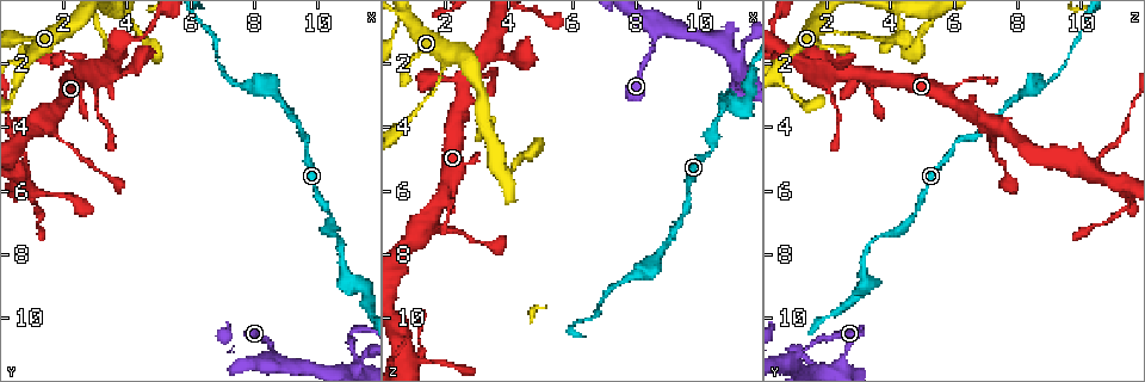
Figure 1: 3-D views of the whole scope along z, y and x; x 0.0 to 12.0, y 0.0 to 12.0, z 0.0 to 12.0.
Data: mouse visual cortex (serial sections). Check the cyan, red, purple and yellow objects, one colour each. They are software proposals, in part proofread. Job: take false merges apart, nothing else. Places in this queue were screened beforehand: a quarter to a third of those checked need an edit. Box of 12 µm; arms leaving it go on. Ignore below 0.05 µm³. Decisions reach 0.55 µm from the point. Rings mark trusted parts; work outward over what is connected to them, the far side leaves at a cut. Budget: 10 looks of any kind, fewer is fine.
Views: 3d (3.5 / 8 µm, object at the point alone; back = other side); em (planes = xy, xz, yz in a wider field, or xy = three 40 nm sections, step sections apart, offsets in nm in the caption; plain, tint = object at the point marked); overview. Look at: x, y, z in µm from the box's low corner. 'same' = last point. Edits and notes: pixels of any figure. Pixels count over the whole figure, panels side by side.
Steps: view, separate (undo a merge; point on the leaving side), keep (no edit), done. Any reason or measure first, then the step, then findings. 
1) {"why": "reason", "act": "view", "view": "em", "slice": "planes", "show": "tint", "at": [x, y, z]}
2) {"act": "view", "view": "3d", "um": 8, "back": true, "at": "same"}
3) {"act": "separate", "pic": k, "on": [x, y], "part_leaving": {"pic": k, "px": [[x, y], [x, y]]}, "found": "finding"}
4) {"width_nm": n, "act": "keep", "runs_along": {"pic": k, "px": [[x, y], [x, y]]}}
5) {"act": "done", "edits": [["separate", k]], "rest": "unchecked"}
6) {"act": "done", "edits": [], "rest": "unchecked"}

{"why": "thin arm on a thick one", "act": "view", "view": "3d", "um": 3.5, "at": [1.4, 3.8, 6.9]}

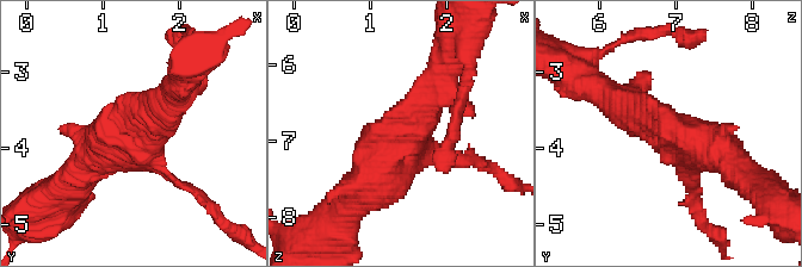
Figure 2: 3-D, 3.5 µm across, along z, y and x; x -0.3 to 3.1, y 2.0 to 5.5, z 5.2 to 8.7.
{"arms": 3, "arm_widths_nm": [150, 450, 600], "act": "view", "view": "em", "slice": "xy", "step": 5, "show": "tint", "at": [1.35, 3.80, 7.00]}

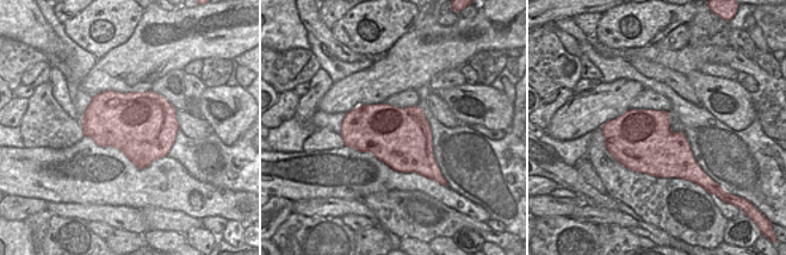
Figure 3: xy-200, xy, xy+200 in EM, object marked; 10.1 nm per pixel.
{"act": "keep", "runs_along": {"pic": 2, "px": [[438, 85], [358, 200]]}, "found": "continuous, no second cell"}

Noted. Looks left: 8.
{"why": "calibre changes", "act": "view", "view": "3d", "um": 3.5, "at": [1.9, 1.1, 2.3]}

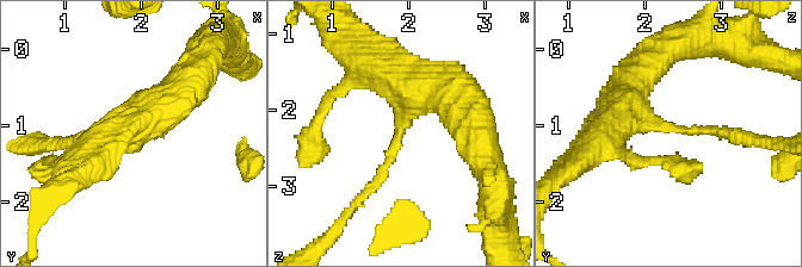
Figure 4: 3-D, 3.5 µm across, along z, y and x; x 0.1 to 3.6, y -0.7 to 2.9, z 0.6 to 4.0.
{"arm_widths_nm": [150, 500], "act": "view", "view": "em", "slice": "xy", "step": 1, "show": "tint", "at": [1.90, 1.05, 2.25]}

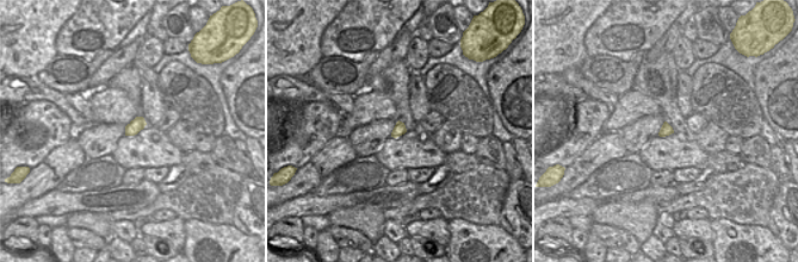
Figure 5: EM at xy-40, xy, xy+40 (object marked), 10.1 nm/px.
{"act": "keep", "runs_along": {"pic": 4, "px": [[610, 128], [622, 113], [732, 135]]}, "found": "one cell here"}

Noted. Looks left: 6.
{"why": "thick turns thin", "act": "view", "view": "3d", "um": 3.5, "at": [7.7, 2.8, 8.8]}

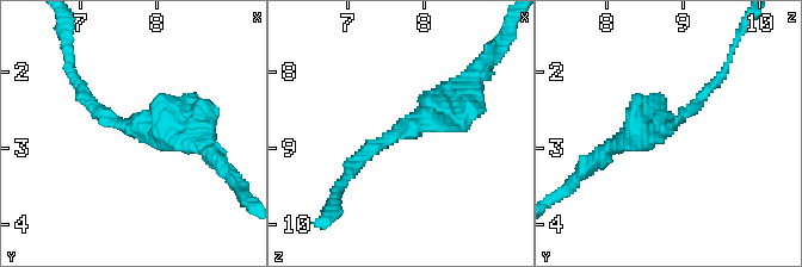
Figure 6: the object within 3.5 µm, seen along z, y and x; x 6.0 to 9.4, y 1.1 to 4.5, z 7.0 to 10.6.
{"arm_widths_nm": [200, 400], "act": "view", "view": "em", "slice": "planes", "show": "plain", "at": [7.65, 2.70, 8.80]}

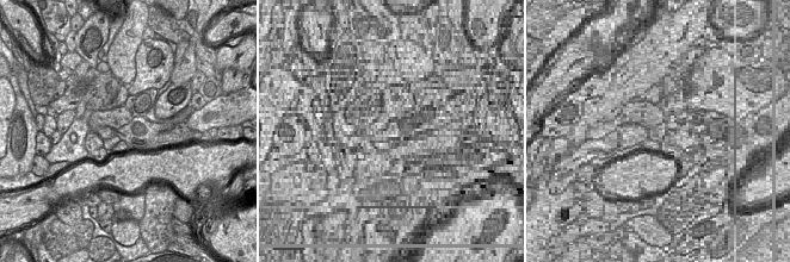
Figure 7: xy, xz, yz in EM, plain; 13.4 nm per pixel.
{"why": "with the object marked", "act": "view", "view": "em", "slice": "planes", "show": "tint", "at": "same"}

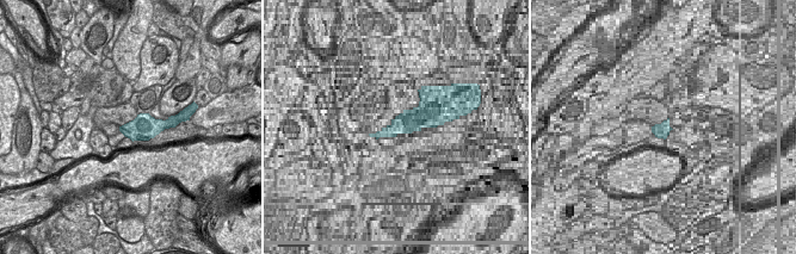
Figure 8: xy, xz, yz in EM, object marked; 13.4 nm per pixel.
{"act": "keep", "runs_along": {"pic": 6, "px": [[467, 88], [371, 147], [350, 178]]}, "found": "continuous, no second cell"}

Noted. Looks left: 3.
{"why": "abrupt turn", "act": "view", "view": "3d", "um": 3.5, "back": true, "at": [11.0, 10.4, 2.9]}

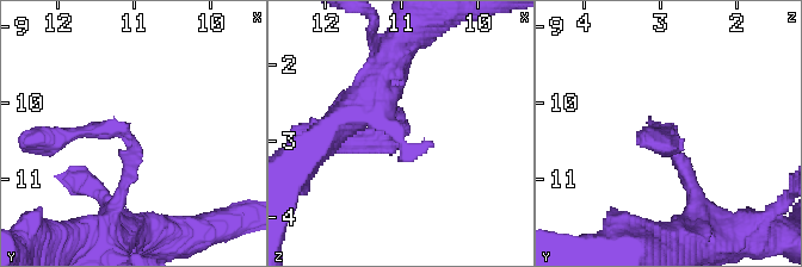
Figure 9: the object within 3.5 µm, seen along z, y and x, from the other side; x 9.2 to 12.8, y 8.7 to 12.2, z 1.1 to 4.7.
{"arm_widths_nm": [150, 200], "why": "need the tissue", "act": "view", "view": "em", "slice": "xy", "step": 5, "show": "tint", "at": "same"}

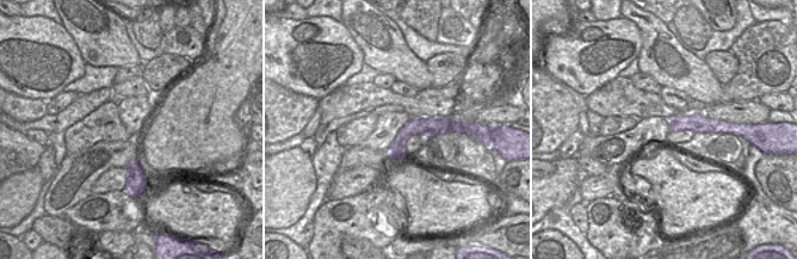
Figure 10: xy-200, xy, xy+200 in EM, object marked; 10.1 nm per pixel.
{"why": "another direction", "act": "view", "view": "em", "slice": "xy", "step": 2, "show": "tint", "at": "same"}

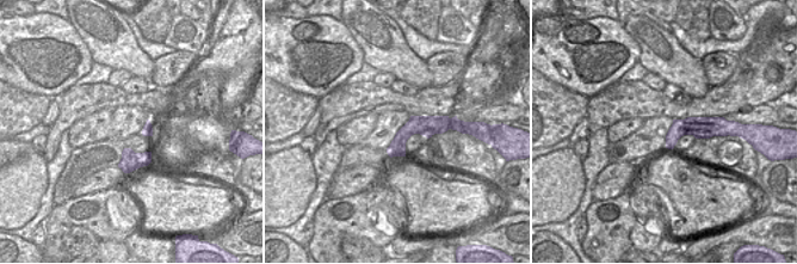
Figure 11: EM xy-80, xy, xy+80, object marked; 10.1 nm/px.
{"act": "keep", "runs_along": {"pic": 11, "px": [[449, 123], [415, 124], [390, 152]]}, "found": "one cell here"}

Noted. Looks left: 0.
{"act": "done", "edits": [], "rest": "unchecked"}

